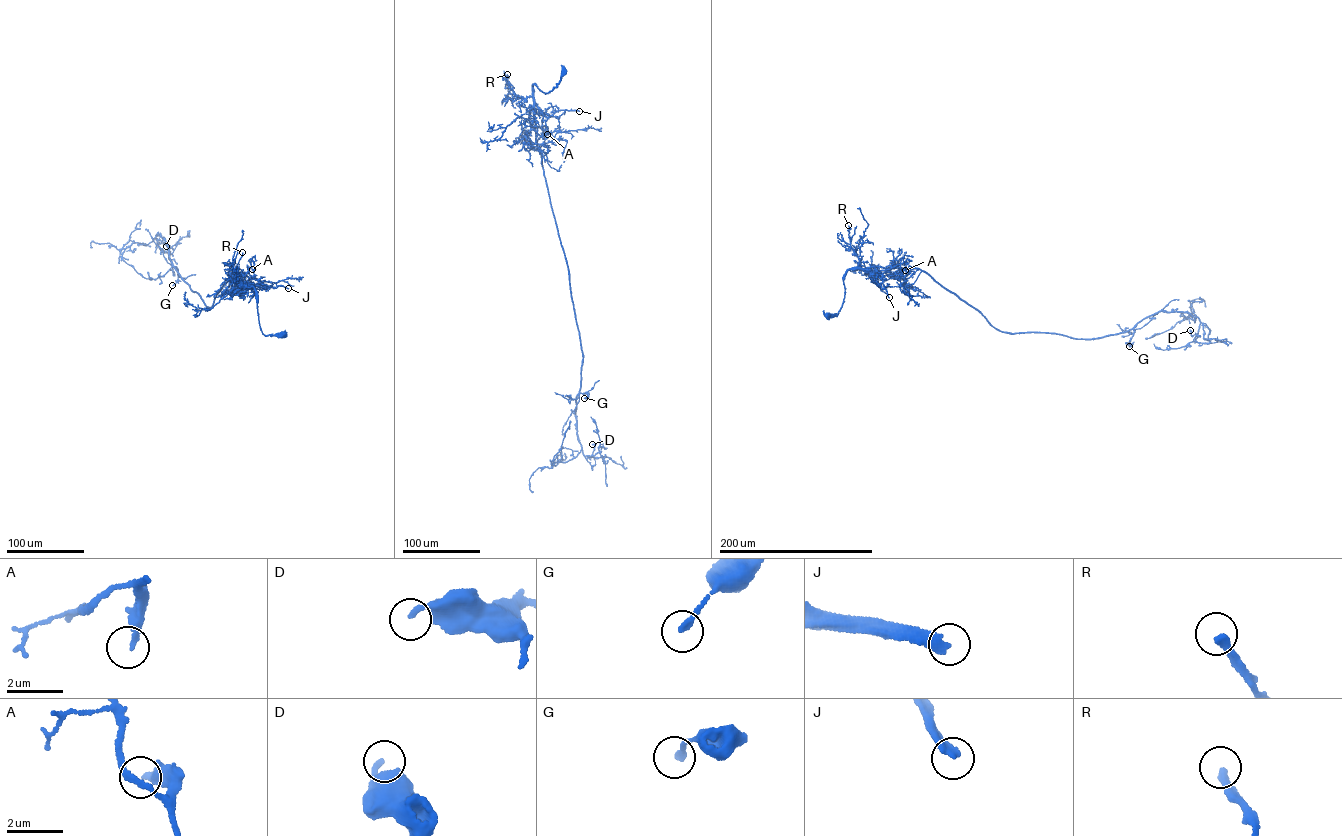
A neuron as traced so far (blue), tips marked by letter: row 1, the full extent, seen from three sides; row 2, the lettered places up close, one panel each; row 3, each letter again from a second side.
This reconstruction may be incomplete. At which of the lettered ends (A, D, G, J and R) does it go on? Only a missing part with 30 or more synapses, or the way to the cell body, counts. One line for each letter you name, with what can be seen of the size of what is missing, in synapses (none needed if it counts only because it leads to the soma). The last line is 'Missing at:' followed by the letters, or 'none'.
A: about 50 synapses
J: about 190 synapses
Missing at: A, J

